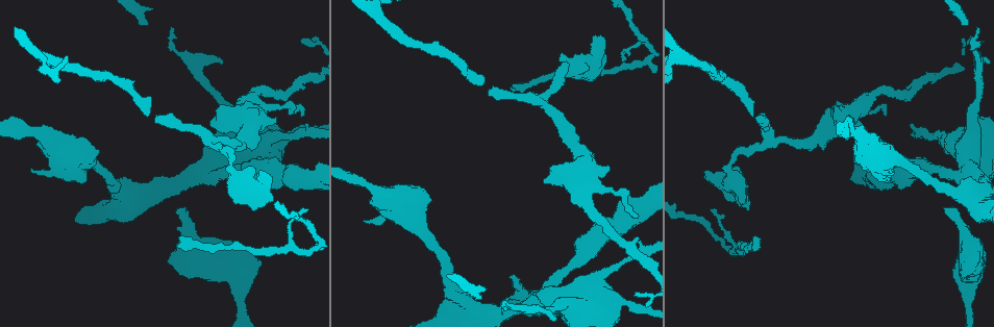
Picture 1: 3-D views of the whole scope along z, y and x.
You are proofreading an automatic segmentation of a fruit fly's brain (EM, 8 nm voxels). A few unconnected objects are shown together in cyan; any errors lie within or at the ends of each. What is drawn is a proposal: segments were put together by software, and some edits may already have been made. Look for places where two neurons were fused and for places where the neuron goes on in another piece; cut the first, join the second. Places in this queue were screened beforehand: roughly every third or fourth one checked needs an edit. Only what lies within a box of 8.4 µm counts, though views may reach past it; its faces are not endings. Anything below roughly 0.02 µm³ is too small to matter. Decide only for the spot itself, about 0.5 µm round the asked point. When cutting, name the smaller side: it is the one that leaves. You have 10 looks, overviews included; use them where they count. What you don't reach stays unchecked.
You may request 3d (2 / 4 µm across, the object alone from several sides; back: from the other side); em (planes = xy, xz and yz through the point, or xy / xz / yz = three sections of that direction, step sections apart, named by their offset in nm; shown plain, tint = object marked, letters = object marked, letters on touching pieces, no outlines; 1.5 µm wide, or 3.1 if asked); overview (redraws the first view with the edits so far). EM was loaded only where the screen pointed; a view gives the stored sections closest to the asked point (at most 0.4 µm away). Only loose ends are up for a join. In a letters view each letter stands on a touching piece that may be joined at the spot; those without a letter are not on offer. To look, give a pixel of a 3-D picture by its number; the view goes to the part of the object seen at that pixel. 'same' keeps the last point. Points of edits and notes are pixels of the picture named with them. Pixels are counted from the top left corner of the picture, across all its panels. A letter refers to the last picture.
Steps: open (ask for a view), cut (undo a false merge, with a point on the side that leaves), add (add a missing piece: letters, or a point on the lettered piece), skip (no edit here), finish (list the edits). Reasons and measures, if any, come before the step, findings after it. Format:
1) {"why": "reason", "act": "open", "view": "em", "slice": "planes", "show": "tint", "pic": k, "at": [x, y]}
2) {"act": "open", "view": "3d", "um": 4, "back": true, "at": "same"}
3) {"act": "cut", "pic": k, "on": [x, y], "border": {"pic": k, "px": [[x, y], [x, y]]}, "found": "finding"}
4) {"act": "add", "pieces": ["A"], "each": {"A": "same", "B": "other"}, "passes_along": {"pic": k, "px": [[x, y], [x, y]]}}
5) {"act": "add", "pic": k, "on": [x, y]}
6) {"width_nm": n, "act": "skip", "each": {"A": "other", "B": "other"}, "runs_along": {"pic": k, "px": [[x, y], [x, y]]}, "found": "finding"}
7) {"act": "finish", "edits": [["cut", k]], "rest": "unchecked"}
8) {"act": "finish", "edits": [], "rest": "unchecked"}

{"why": "three-way junction", "act": "open", "view": "3d", "um": 2, "pic": 1, "at": [376, 13]}

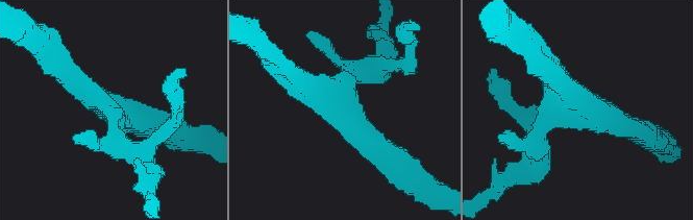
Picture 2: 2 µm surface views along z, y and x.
{"arms": 3, "arm_widths_nm": [200, 240, 240], "why": "need the tissue", "act": "open", "view": "em", "slice": "yz", "step": 8, "show": "tint", "pic": 2, "at": [583, 110]}

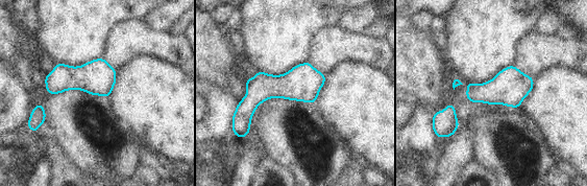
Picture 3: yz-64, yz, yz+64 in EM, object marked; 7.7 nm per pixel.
{"why": "cut it another way", "act": "open", "view": "em", "slice": "planes", "show": "letters", "at": "same"}

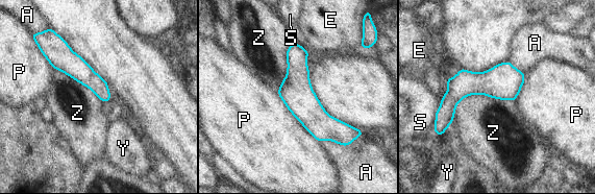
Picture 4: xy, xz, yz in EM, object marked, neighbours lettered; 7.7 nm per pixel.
{"longest_contact_nm": ["Z", 500], "act": "skip", "each": {"A": "other", "E": "other", "P": "other", "S": "other", "Y": "other", "Z": "other"}, "runs_along": {"pic": 4, "px": [[294, 46], [298, 96], [340, 136]]}, "found": "continuous, no second neuron"}

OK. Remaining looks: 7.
{"why": "branch stops here", "act": "open", "view": "3d", "um": 2, "pic": 1, "at": [947, 208]}

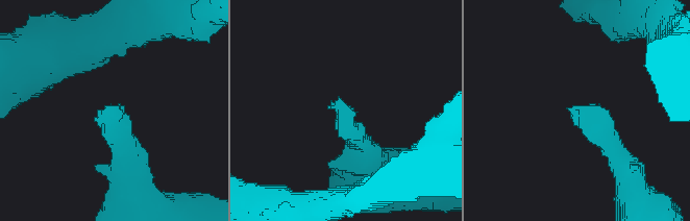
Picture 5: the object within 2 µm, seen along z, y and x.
{"why": "now the EM", "act": "open", "view": "em", "slice": "xz", "step": 8, "show": "tint", "pic": 5, "at": [97, 111]}

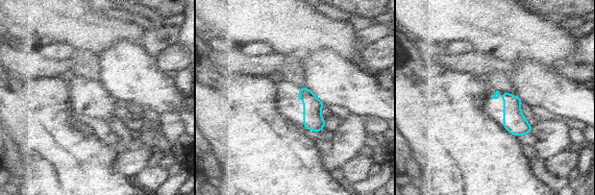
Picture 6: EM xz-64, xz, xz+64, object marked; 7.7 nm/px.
{"why": "cut it another way", "act": "open", "view": "em", "slice": "xy", "step": 4, "show": "letters", "at": "same"}

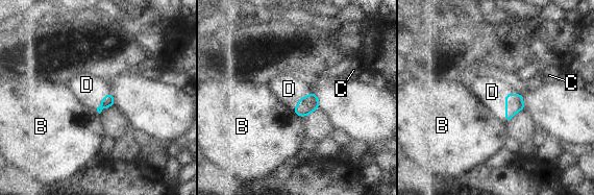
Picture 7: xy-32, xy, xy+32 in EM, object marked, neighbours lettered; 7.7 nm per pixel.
{"act": "add", "pic": 7, "on": [492, 92], "each": {"B": "other", "C": "other", "D": "same"}, "passes_along": {"pic": 7, "px": [[514, 102], [505, 101], [492, 92]]}, "found": "the neuron continues"}

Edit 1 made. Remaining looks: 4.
{"why": "see it whole again", "act": "open", "view": "overview"}

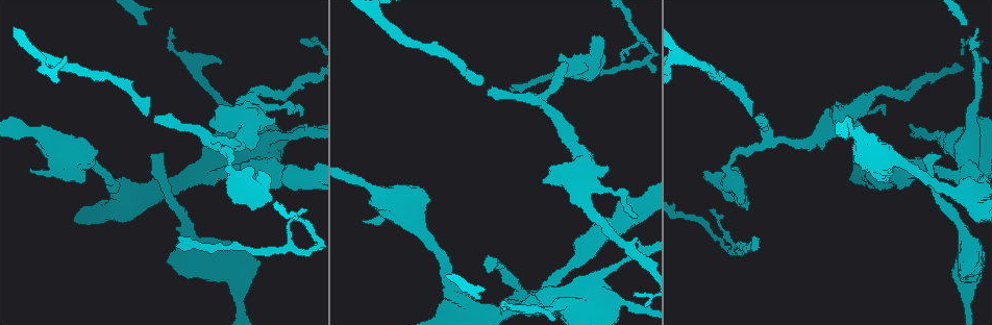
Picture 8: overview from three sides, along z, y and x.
{"why": "tapers out", "act": "open", "view": "3d", "um": 2, "pic": 8, "at": [631, 218]}

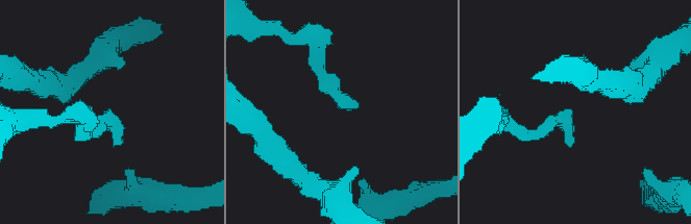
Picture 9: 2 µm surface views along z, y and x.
{"why": "shape alone is not enough", "act": "open", "view": "em", "slice": "planes", "show": "letters", "pic": 9, "at": [571, 143]}

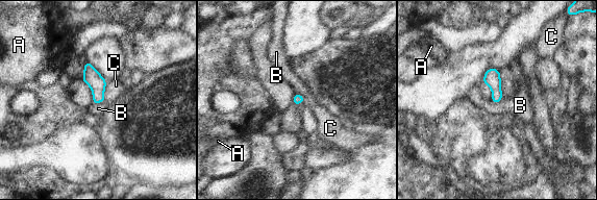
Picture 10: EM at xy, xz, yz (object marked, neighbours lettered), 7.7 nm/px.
{"act": "skip", "each": {"A": "other", "B": "other", "C": "other"}, "border": {"pic": 10, "px": [[502, 98], [498, 102], [492, 102]]}, "found": "no lettered piece goes on from it"}

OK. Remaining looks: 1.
{"act": "finish", "edits": [["add", 7]], "rest": "unchecked"}

